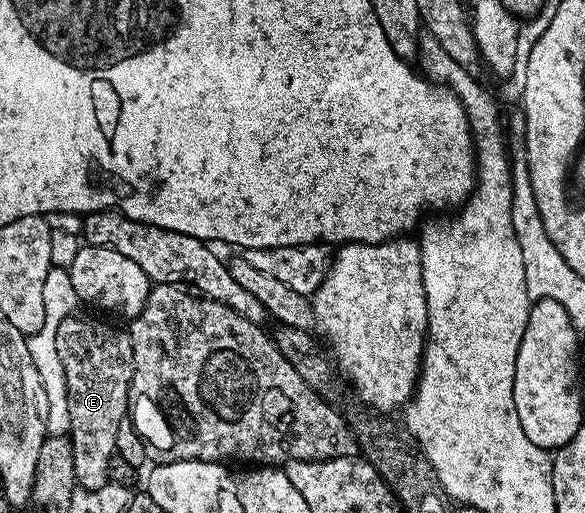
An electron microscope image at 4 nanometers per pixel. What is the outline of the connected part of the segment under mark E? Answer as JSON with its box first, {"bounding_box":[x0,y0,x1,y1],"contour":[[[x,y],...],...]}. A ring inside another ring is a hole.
{"bounding_box":[56,315,134,491],"contour":[[[66,315],[59,320],[56,331],[56,351],[60,355],[60,363],[64,367],[64,379],[68,387],[68,415],[70,416],[70,432],[72,443],[72,459],[76,463],[75,486],[88,491],[100,491],[100,487],[108,484],[108,459],[115,457],[116,431],[120,423],[127,420],[132,409],[130,384],[134,378],[134,356],[129,332],[117,329],[106,321],[97,321],[94,317],[78,317]]]}

